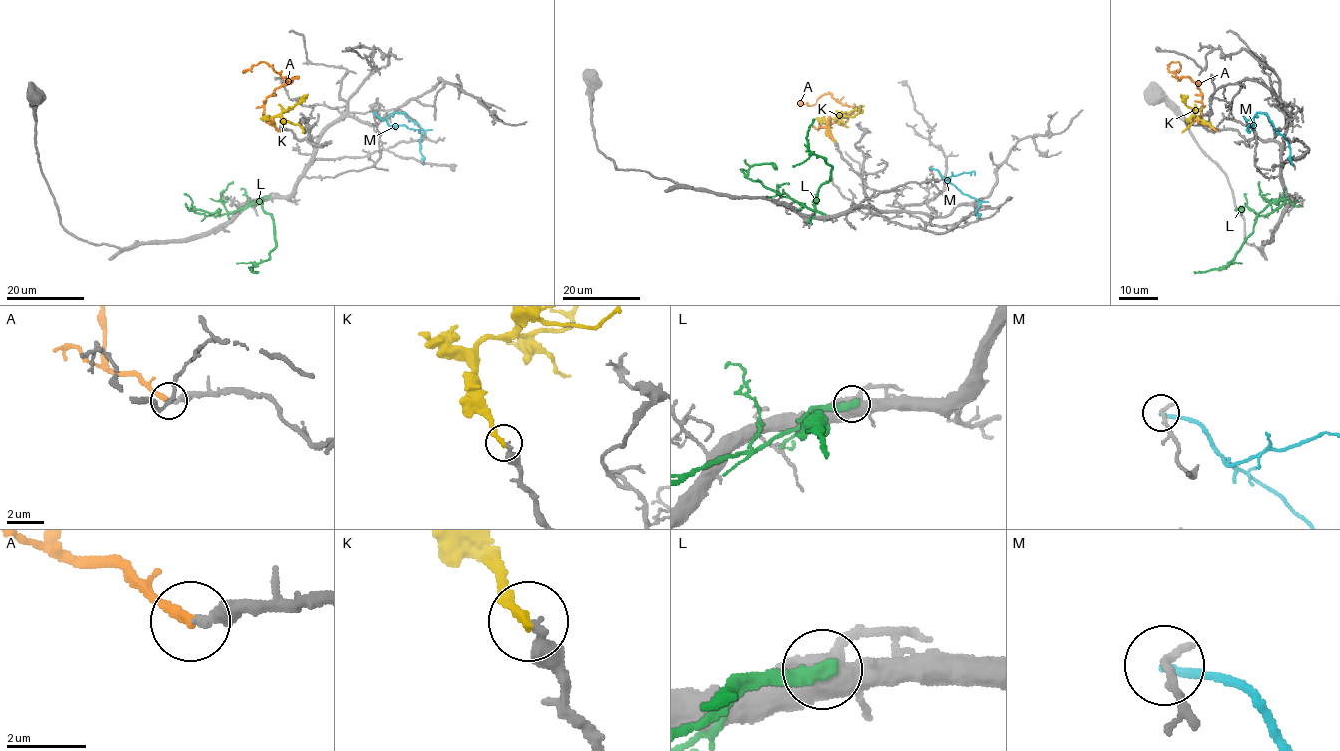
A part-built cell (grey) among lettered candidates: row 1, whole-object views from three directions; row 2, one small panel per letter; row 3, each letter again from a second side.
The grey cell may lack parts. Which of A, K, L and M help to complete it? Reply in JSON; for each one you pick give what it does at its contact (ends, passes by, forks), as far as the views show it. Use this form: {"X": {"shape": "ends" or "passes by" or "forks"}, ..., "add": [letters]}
{"A": {"shape": "ends"}, "add": ["A"]}

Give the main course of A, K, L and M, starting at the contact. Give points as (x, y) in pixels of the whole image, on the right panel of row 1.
A: (1216, 131), (1202, 123), (1197, 84), (1177, 77), (1168, 69), (1172, 62), (1181, 64), (1179, 71)
K: (1216, 130), (1194, 116), (1181, 94)
L: (1289, 196), (1273, 199), (1264, 208), (1257, 216), (1253, 232), (1232, 260), (1221, 269), (1194, 272)
M: (1243, 112), (1246, 119), (1258, 112), (1269, 117), (1287, 141), (1292, 164)

